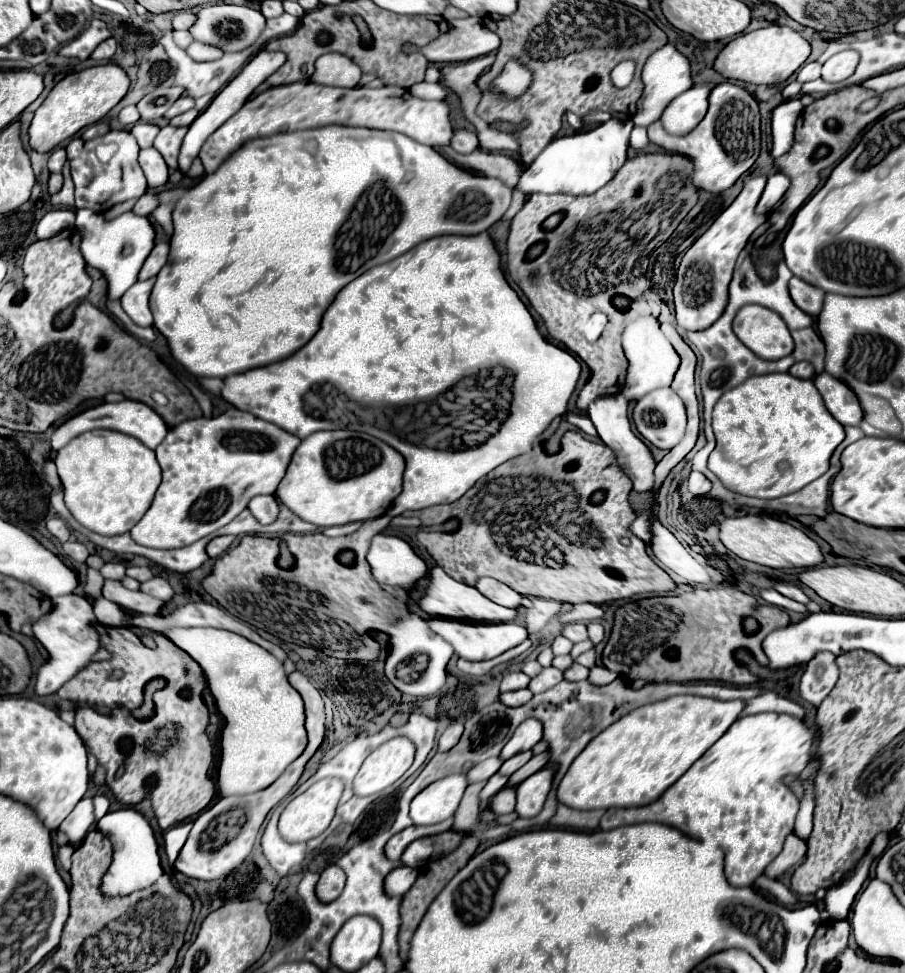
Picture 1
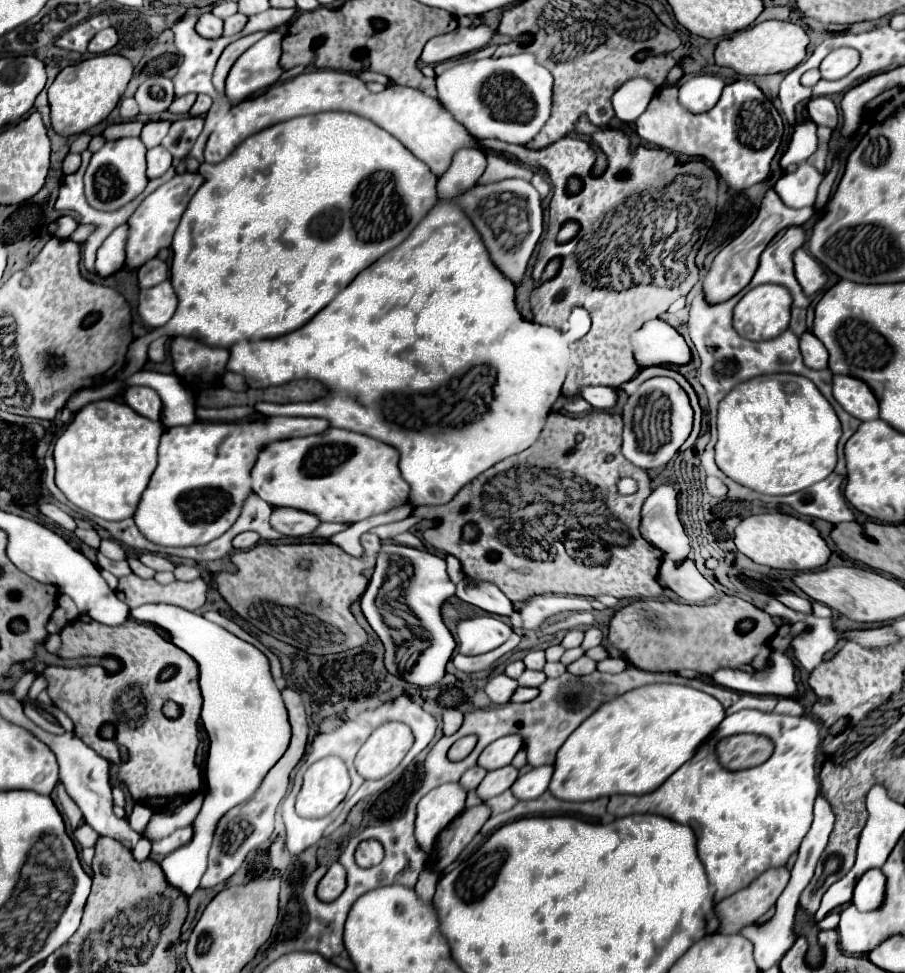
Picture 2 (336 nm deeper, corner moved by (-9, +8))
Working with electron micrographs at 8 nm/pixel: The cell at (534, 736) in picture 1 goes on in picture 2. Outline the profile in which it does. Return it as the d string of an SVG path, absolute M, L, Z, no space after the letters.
M506 735L498 741L490 743L490 747L484 749L484 753L478 759L478 765L484 769L500 769L508 763L512 763L514 755L522 749L522 737L520 735Z

